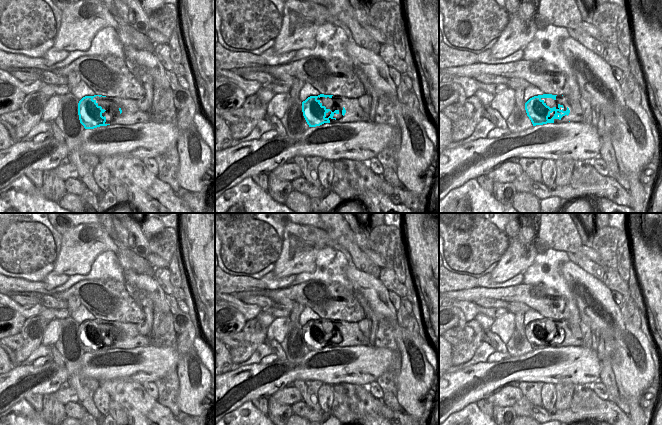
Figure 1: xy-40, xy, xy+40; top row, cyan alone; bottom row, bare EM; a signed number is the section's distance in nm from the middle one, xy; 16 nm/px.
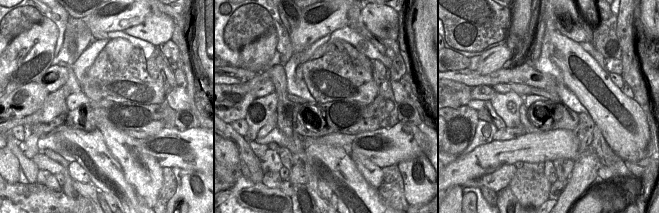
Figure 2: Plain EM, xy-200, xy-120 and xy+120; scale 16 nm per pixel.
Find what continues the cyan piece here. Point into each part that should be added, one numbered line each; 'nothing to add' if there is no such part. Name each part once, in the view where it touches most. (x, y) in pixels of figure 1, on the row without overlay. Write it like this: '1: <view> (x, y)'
1: xy+40 (576, 338)

